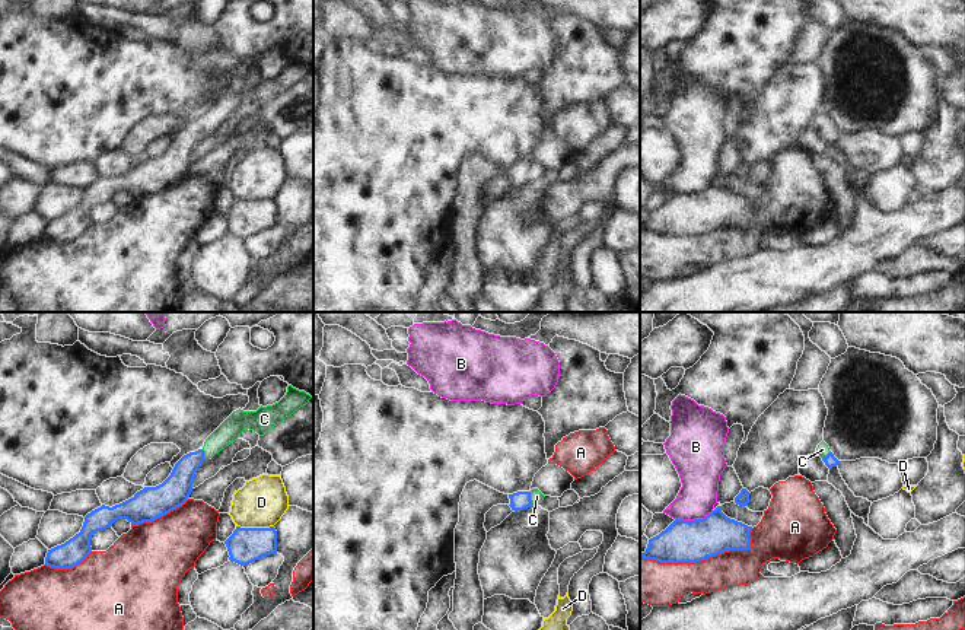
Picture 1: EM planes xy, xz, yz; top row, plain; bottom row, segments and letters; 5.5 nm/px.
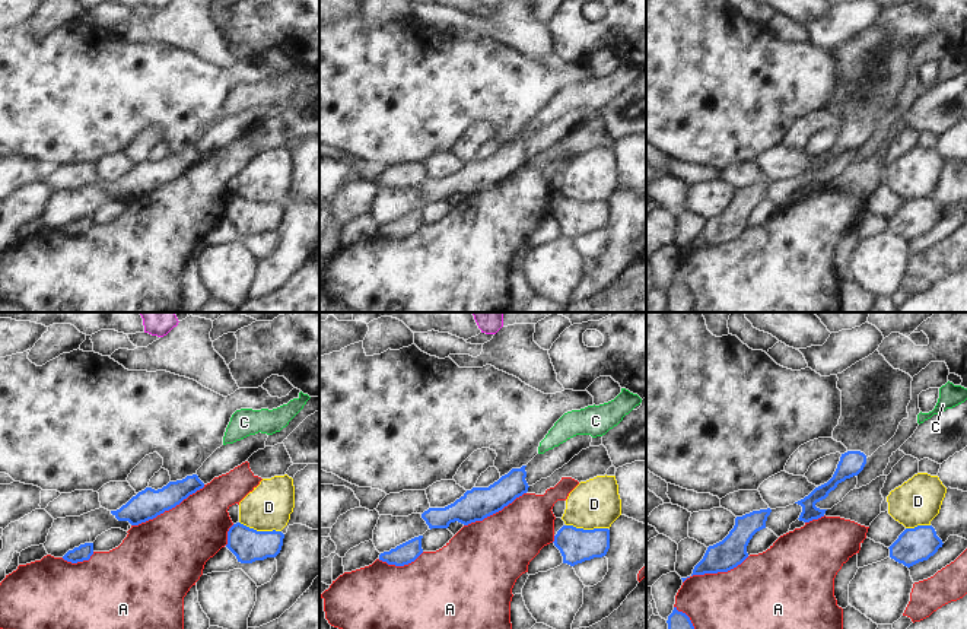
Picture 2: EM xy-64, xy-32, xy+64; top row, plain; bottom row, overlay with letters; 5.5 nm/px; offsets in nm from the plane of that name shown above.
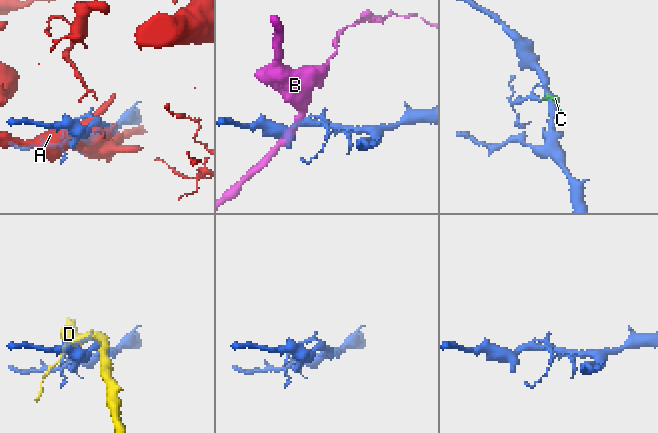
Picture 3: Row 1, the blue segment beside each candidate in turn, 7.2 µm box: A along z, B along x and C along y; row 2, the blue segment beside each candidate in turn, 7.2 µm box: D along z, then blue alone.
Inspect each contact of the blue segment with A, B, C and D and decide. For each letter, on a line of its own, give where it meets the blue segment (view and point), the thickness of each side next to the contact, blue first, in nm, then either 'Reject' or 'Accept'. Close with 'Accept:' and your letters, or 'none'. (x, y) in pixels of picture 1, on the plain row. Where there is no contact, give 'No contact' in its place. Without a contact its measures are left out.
A: Touches blue at yz (704, 232). Thickness 240 nm (blue) against 220 nm. Reject
B: Touches blue at yz (694, 193). Thickness 240 nm (blue) against 220 nm. Reject
C: Touches blue at xz (529, 171). Thickness 100 nm (blue) against 70 nm. Accept
D: Touches blue at xy (255, 201). Thickness 190 nm (blue) against 280 nm. Reject
Accept: C

